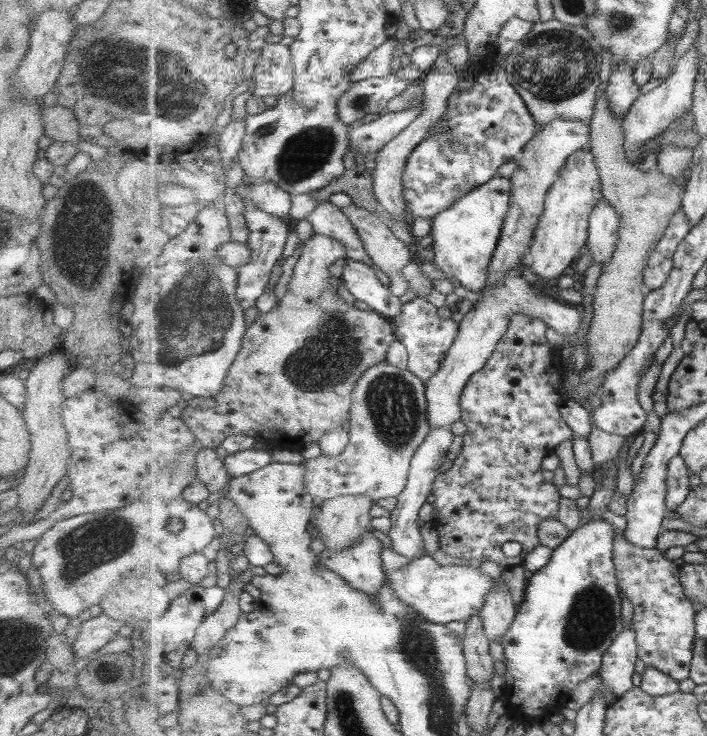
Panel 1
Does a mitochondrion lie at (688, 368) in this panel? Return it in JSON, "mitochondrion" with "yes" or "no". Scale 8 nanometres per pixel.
{"mitochondrion":"no"}

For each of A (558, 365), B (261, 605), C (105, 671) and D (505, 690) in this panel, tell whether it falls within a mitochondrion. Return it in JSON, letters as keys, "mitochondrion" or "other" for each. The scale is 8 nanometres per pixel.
{"A":"other","B":"other","C":"other","D":"other"}

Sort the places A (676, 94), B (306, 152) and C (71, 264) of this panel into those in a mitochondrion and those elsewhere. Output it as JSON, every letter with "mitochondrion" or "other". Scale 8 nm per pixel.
{"A":"other","B":"mitochondrion","C":"mitochondrion"}

